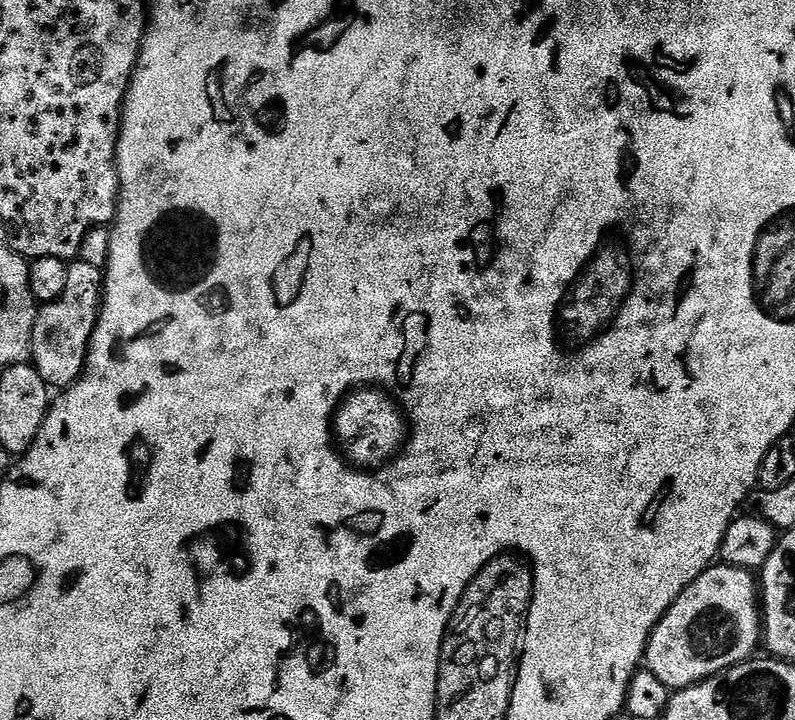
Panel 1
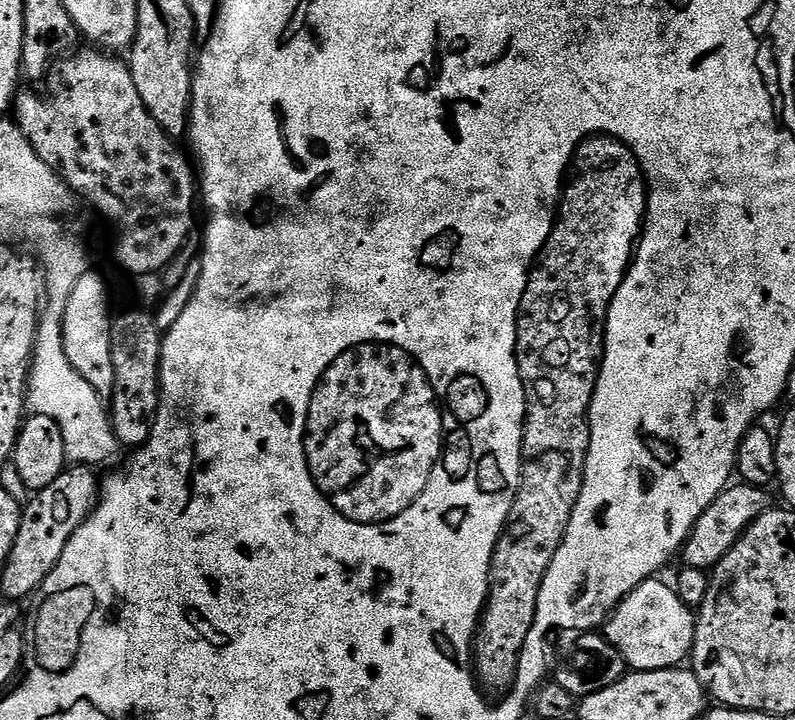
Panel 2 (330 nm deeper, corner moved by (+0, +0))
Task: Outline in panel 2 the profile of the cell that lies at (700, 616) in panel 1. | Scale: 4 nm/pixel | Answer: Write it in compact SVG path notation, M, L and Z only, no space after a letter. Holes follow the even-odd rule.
M660 578L642 582L625 596L615 612L603 625L603 635L622 654L629 669L653 672L683 665L692 655L697 613L678 598L671 583L663 584Z

